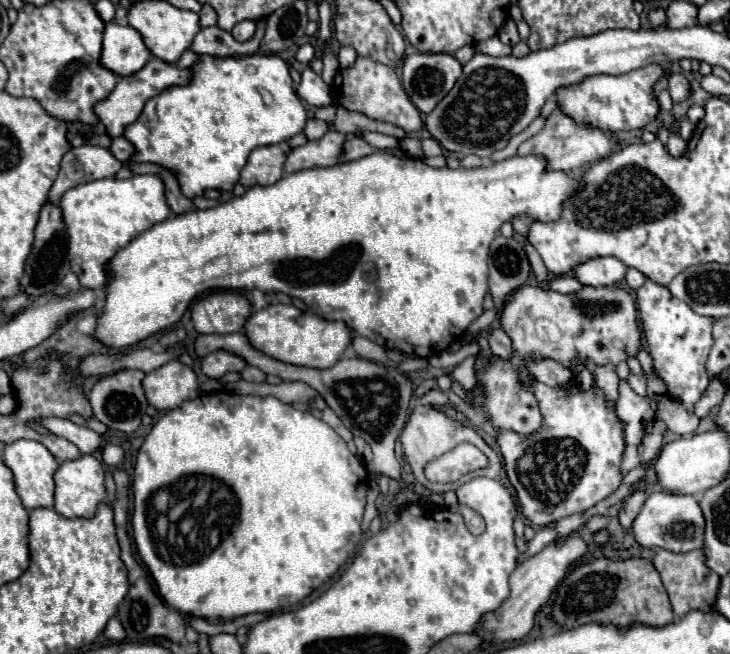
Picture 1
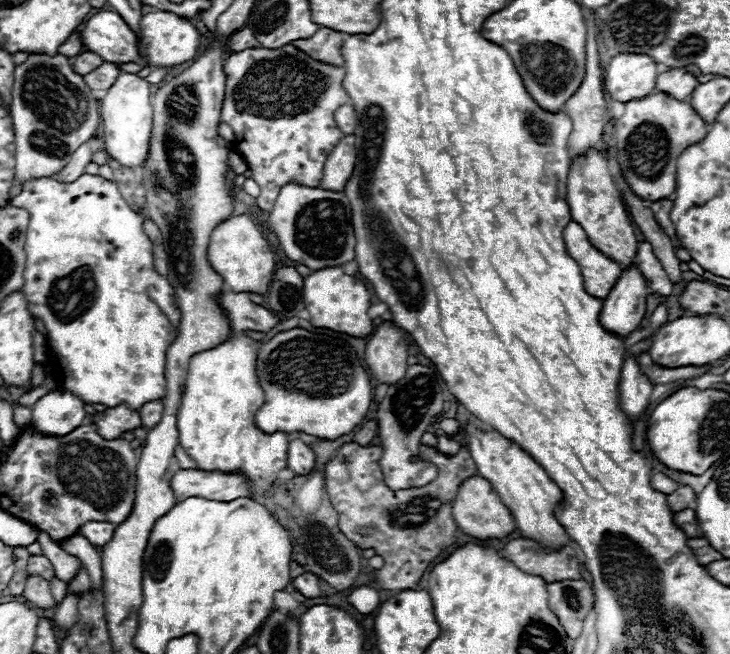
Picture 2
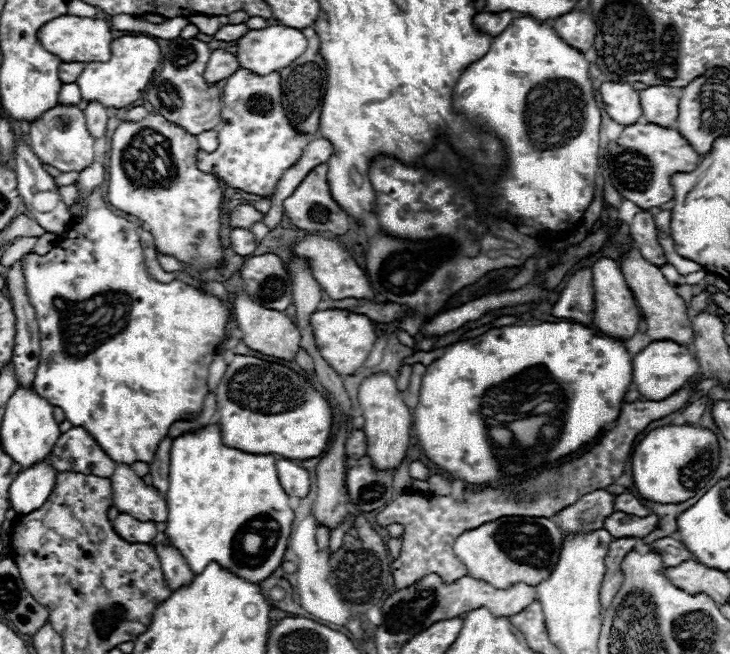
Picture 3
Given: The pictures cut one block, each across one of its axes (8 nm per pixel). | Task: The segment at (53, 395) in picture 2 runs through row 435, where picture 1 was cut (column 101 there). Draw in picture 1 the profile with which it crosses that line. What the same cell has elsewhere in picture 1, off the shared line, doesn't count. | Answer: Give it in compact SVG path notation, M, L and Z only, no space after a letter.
M108 22L102 40L100 64L116 76L132 76L150 60L142 36L130 26Z

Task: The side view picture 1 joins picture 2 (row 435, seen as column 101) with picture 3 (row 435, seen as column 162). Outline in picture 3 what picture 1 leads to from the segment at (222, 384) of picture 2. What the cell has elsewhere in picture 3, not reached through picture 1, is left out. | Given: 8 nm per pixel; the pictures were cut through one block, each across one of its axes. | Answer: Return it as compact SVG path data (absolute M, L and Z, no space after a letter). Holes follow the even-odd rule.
M216 424L196 434L174 438L164 534L194 574L200 574L210 562L218 562L252 584L266 580L282 564L292 532L294 510L288 500L288 494L280 486L272 454L248 454L224 446ZM246 536L258 542L254 554L246 552Z

